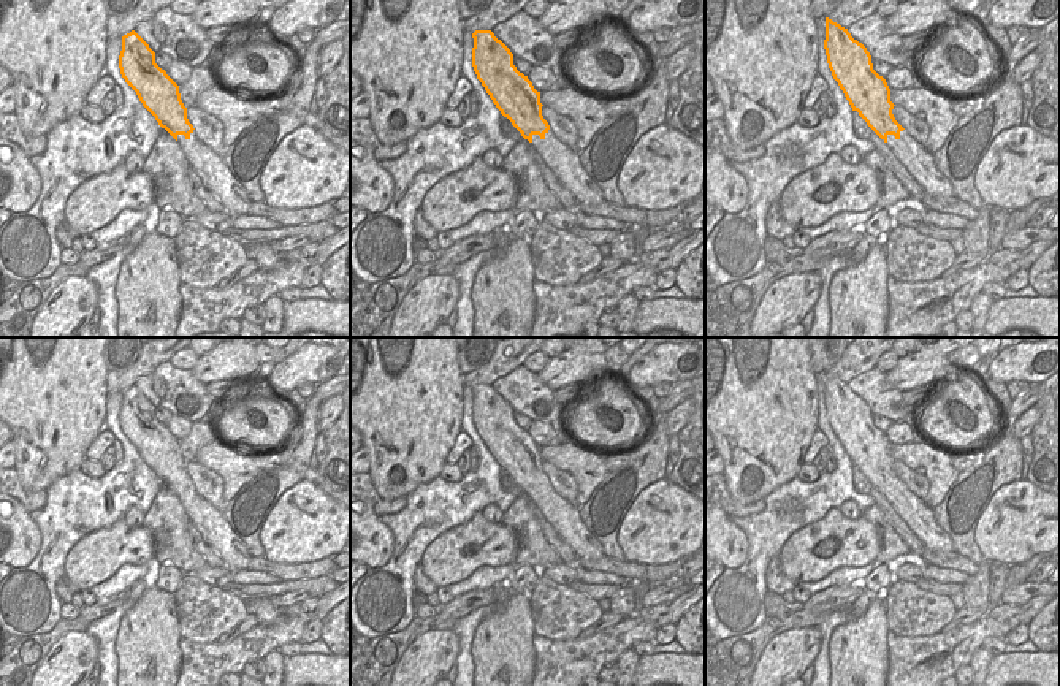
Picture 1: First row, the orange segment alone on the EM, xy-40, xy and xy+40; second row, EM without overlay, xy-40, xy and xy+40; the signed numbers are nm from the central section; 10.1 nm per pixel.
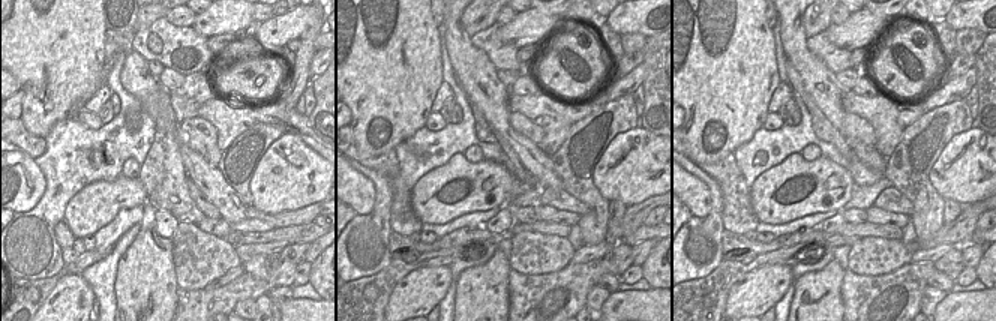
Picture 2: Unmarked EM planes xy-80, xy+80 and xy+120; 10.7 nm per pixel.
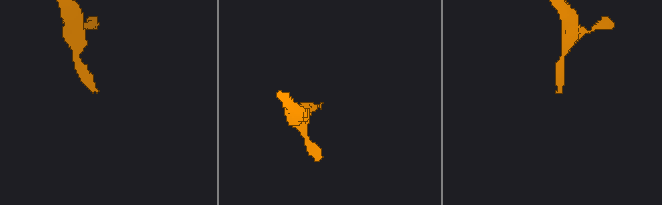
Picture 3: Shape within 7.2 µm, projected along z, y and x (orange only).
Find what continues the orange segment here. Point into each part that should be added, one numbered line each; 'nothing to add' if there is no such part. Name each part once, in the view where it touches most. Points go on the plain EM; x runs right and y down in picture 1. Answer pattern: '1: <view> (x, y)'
1: xy (564, 517)

